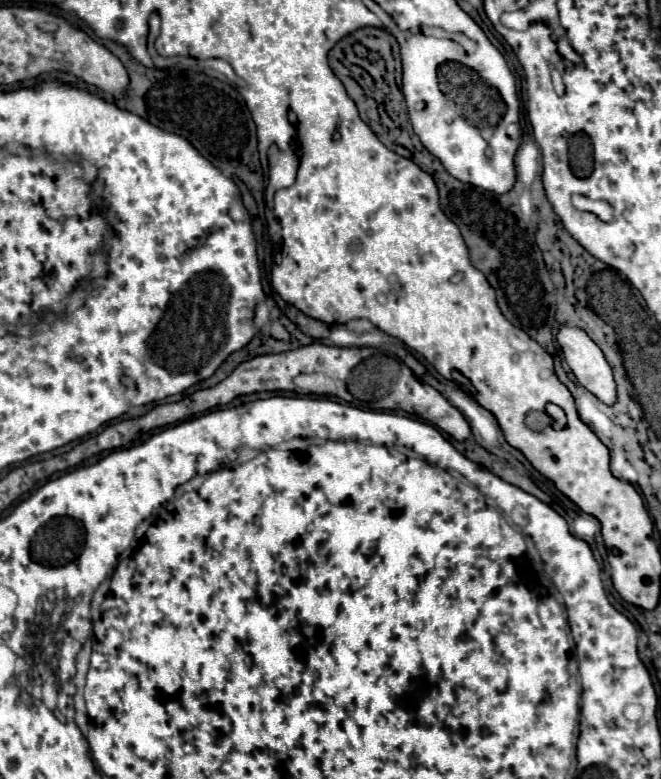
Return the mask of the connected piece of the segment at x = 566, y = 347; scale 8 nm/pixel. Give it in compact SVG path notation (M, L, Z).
M563 324L559 326L557 342L579 384L593 392L601 402L613 404L617 392L611 366L607 364L599 346L585 334L585 330Z

